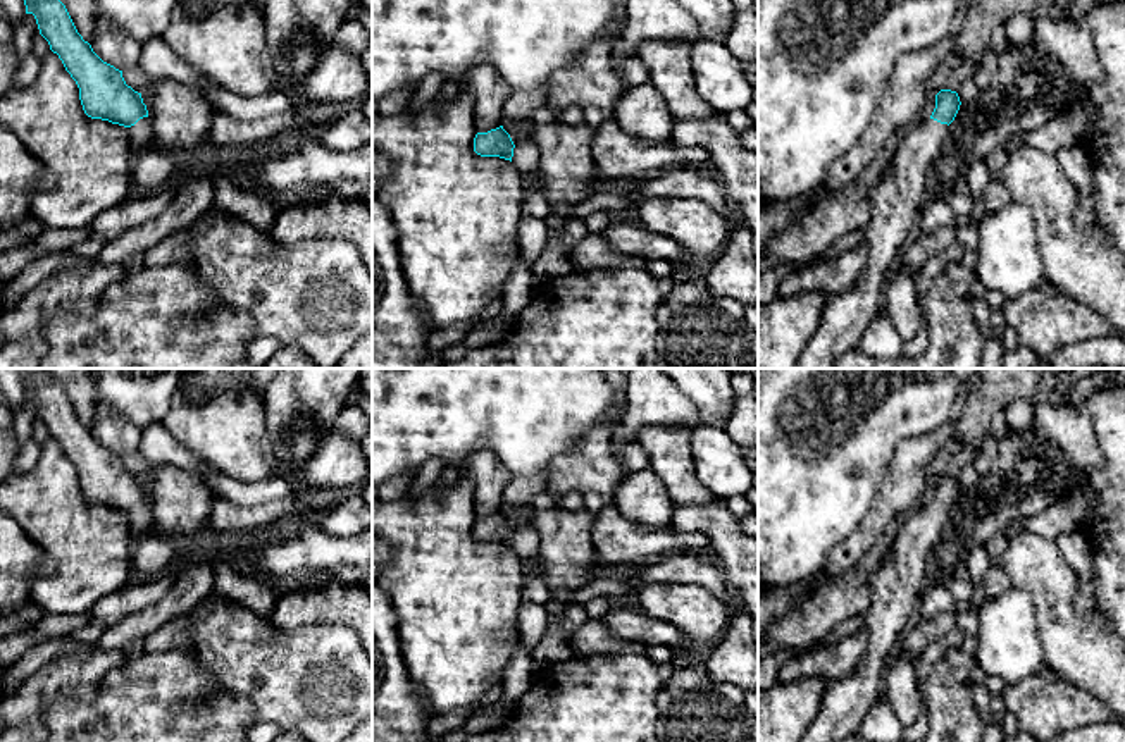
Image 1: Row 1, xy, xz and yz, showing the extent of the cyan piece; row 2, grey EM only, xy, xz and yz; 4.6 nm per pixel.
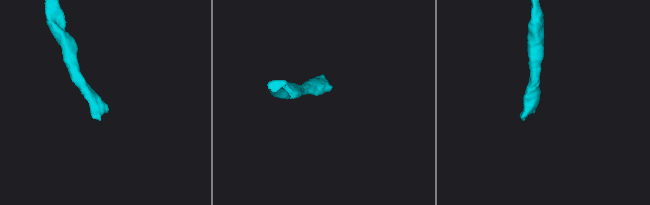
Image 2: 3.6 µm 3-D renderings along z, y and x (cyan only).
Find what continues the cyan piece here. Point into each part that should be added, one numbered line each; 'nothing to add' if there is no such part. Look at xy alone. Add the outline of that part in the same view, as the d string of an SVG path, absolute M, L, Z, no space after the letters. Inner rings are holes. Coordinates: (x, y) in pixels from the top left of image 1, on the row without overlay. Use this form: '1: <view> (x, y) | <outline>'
1: xy (140, 520) | M148 503L140 504L129 513L133 541L141 539L153 525L152 508Z

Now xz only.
1: xz (526, 543) | M519 516L510 523L515 530L512 547L525 563L534 561L539 549L539 537L531 520L527 516Z

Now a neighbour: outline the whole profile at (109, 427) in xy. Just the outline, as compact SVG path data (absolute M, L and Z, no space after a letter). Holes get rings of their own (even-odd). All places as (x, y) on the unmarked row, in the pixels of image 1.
M95 399L95 415L90 427L93 437L119 456L134 453L140 448L141 429L126 420L109 405Z

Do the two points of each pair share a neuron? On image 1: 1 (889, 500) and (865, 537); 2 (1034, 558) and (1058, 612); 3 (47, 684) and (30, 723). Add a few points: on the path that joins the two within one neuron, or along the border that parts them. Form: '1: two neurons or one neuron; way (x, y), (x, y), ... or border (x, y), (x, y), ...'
1: one neuron; way (886, 508), (870, 529)
2: one neuron; way (1043, 572), (1053, 584), (1055, 598)
3: one neuron; way (37, 694), (30, 701), (30, 713)

